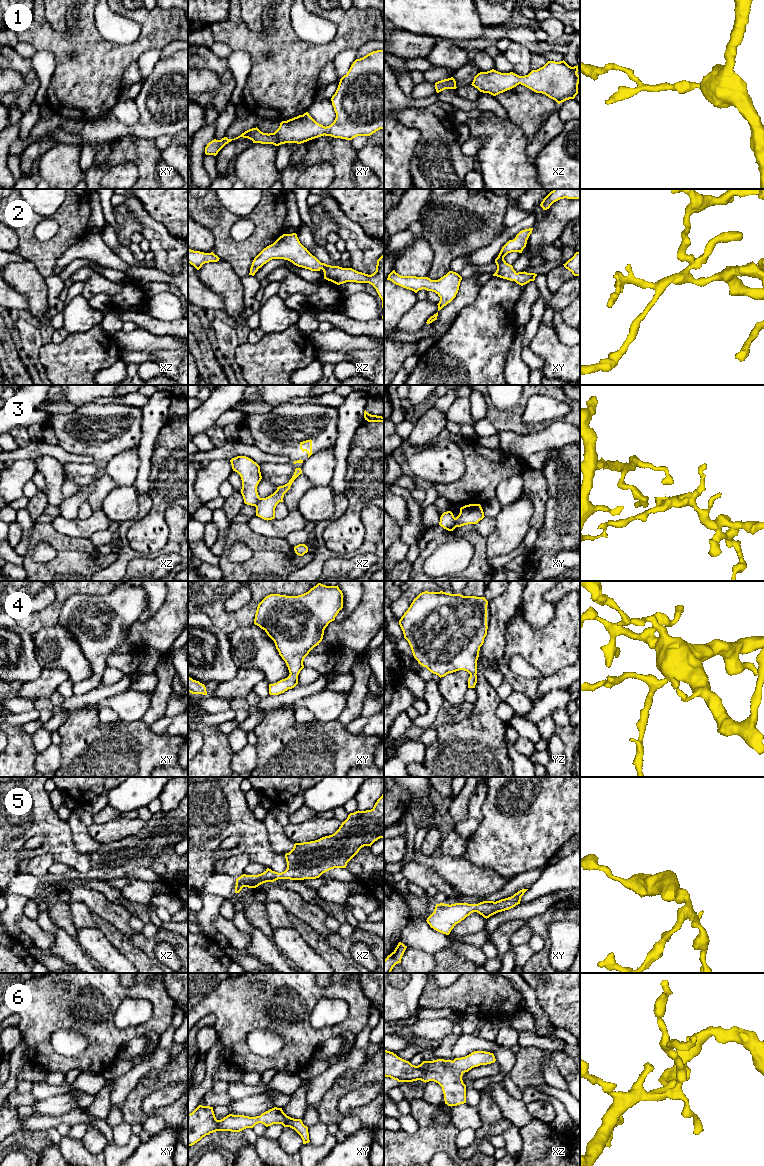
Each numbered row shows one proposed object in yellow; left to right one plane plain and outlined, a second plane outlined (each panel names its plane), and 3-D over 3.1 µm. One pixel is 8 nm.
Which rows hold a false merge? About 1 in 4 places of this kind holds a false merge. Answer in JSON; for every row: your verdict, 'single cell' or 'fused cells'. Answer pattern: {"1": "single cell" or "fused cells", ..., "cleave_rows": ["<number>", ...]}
{"1": "single cell", "2": "single cell", "3": "fused cells", "4": "single cell", "5": "single cell", "6": "single cell", "cleave_rows": ["3"]}

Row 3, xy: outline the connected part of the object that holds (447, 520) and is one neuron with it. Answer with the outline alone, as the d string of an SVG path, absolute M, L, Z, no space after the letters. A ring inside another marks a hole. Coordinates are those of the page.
M451 511L444 512L440 517L439 525L448 531L453 531L456 528L456 521Z

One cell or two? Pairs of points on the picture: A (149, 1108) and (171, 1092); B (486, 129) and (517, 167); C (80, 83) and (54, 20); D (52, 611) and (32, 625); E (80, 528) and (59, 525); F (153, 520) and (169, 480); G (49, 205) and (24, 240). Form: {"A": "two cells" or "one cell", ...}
{"A": "one cell", "B": "one cell", "C": "two cells", "D": "one cell", "E": "one cell", "F": "one cell", "G": "two cells"}

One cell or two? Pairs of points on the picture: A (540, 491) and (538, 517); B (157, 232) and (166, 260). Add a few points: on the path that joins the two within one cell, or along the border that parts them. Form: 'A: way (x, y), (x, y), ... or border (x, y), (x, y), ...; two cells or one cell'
A: way (539, 497), (539, 511); one cell
B: way (160, 239), (166, 253); one cell

